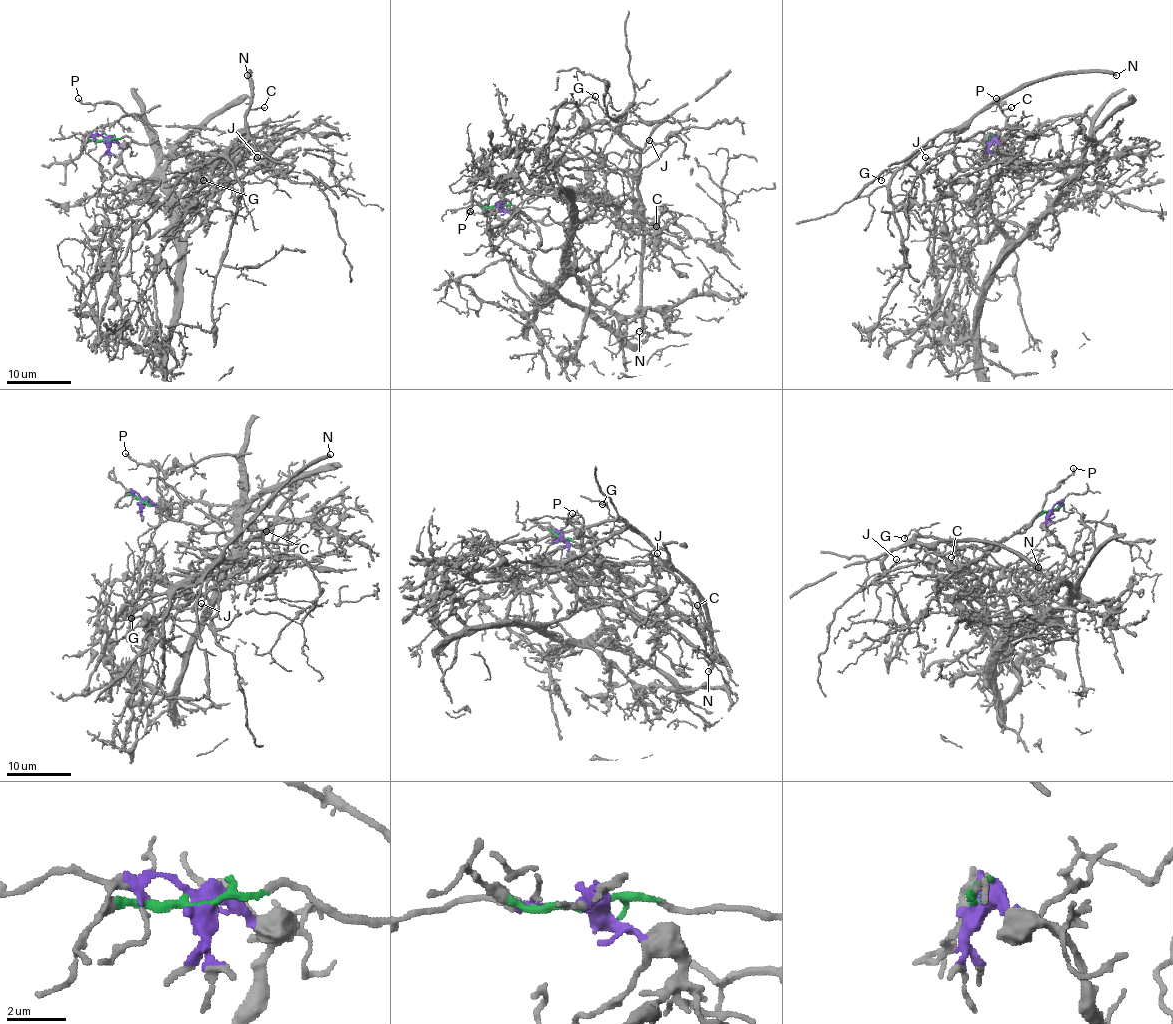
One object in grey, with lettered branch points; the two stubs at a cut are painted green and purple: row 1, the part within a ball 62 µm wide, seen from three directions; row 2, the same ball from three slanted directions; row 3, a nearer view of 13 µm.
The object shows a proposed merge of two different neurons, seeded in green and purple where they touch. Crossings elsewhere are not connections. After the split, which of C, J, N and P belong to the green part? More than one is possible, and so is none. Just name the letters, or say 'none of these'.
C, J, N, P

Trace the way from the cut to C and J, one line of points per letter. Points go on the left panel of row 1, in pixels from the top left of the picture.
C: (106, 140), (149, 143), (153, 125), (203, 125), (241, 140), (249, 104), (265, 108)
J: (106, 140), (130, 137), (149, 143), (156, 135), (153, 125), (203, 125), (236, 132), (273, 158), (257, 156)

